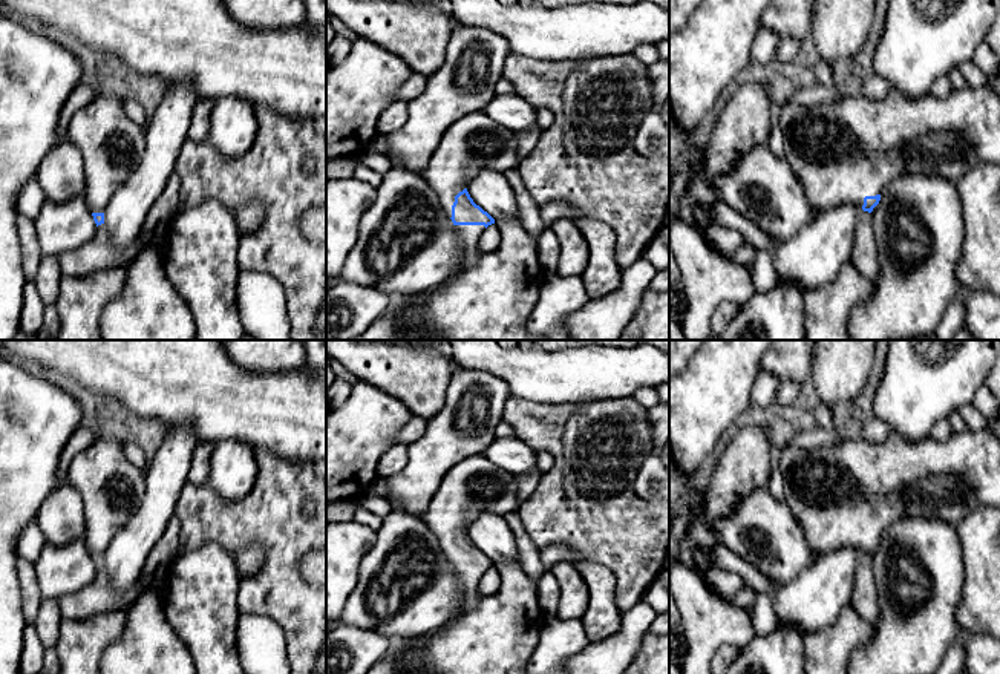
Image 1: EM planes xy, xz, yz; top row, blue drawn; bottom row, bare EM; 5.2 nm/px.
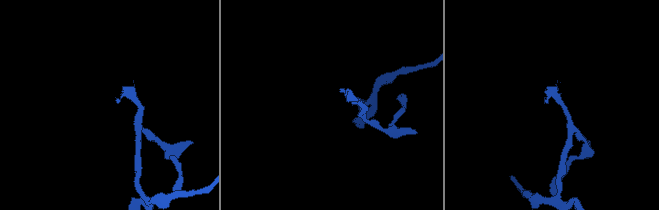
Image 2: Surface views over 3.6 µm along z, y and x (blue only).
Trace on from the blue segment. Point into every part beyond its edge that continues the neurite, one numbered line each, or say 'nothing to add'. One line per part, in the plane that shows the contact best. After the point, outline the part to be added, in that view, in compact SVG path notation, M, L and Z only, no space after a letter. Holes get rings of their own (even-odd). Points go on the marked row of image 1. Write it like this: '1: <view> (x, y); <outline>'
1: xz (473, 143); M484 110L461 116L441 136L427 161L424 181L452 218L455 196L482 170L504 173L521 162L516 132L492 121Z

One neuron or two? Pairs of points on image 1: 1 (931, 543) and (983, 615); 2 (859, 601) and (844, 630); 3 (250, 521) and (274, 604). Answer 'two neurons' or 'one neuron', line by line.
1: two neurons
2: two neurons
3: one neuron

